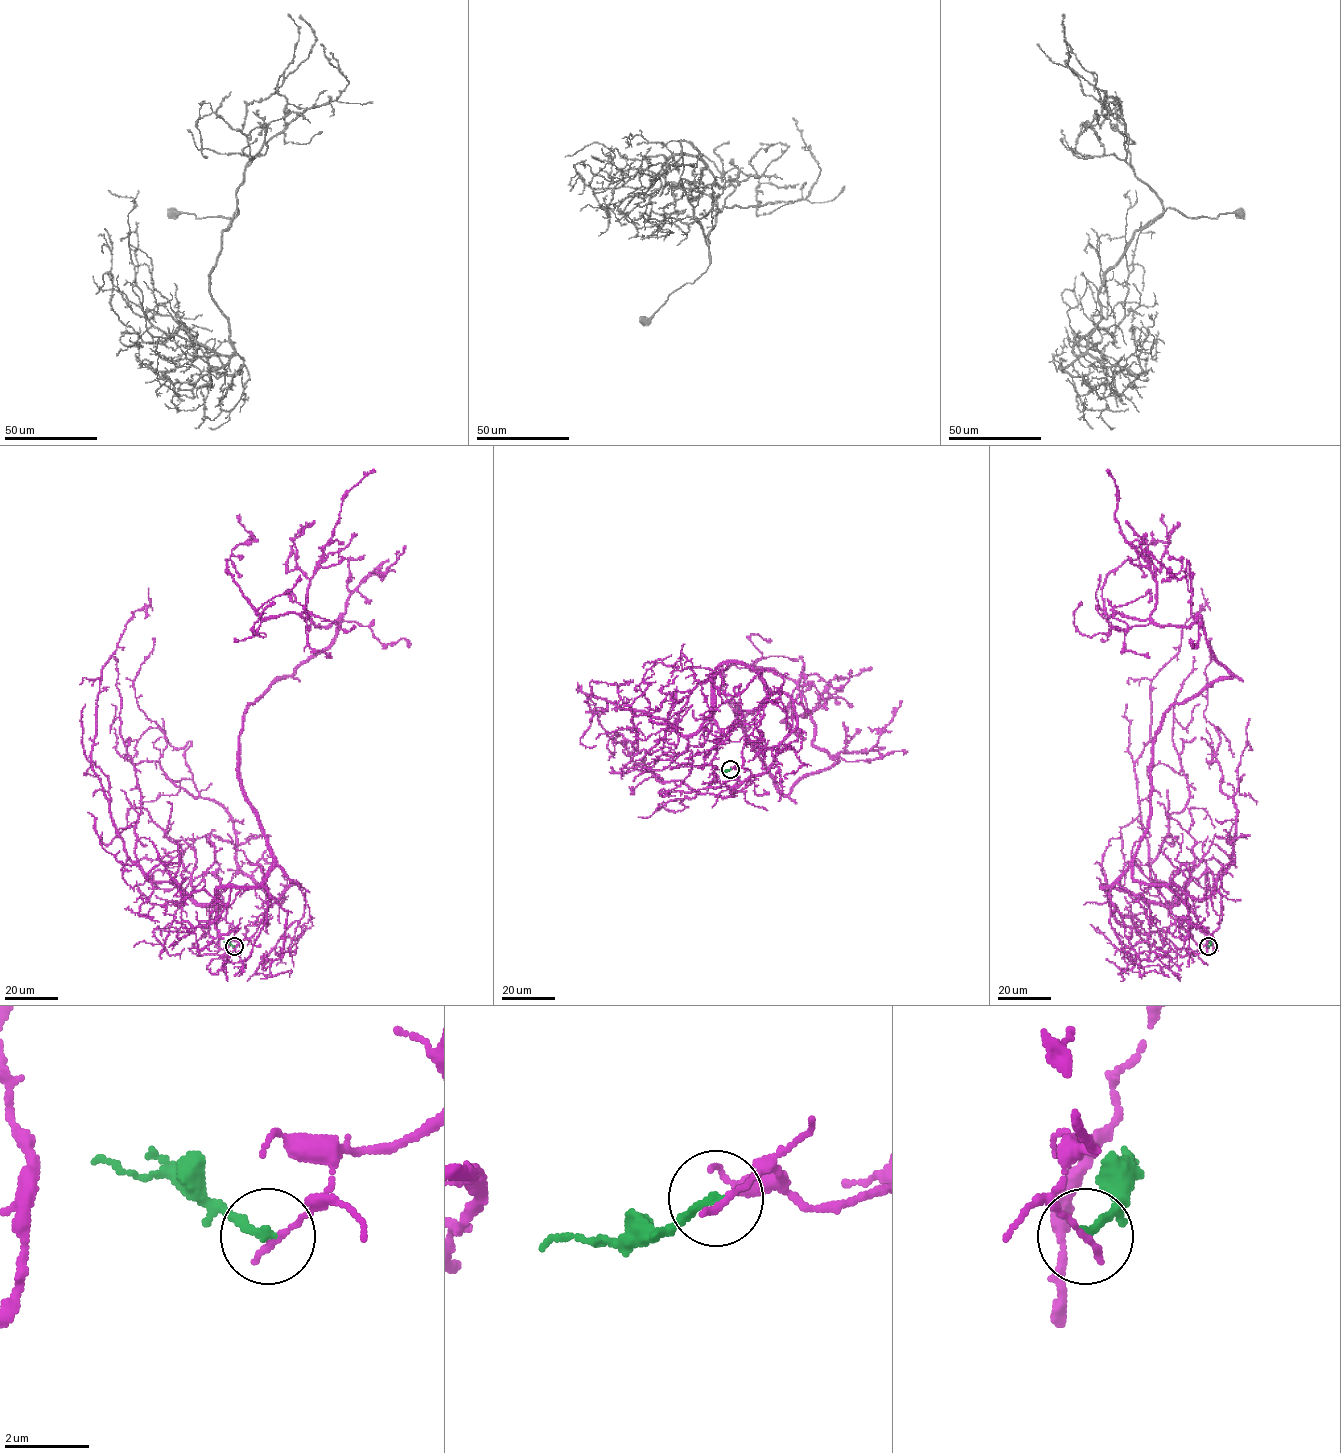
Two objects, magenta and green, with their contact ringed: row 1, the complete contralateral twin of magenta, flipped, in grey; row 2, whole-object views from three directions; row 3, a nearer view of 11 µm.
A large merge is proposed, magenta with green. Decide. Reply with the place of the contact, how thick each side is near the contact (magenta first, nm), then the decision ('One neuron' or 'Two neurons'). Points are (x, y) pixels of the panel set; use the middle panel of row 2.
Place: (730, 769). Thickness 150 nm (magenta) against 180 nm. Two neurons

